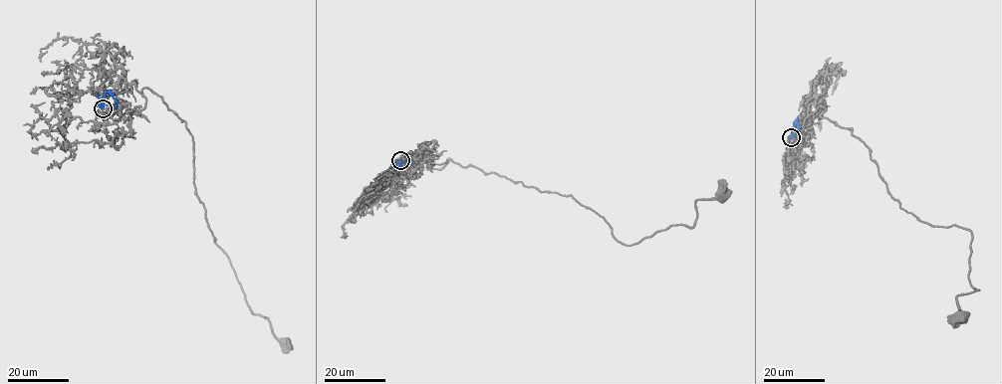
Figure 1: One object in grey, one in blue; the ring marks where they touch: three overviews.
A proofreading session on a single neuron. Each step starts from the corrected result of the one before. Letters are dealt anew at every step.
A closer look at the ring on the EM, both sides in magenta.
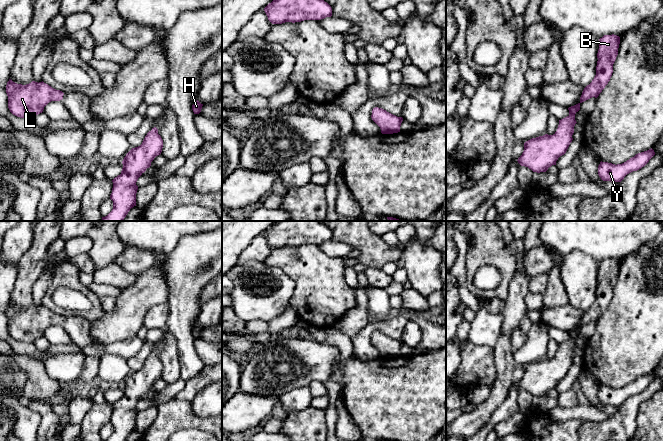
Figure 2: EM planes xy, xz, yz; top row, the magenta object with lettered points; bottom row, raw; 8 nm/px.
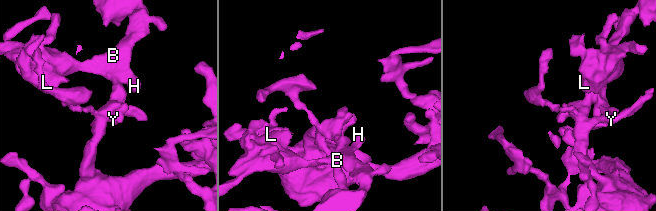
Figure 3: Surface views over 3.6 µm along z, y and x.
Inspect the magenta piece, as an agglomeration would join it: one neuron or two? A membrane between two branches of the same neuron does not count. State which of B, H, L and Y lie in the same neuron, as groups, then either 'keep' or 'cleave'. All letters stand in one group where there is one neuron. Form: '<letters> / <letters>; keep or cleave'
B H L Y; keep

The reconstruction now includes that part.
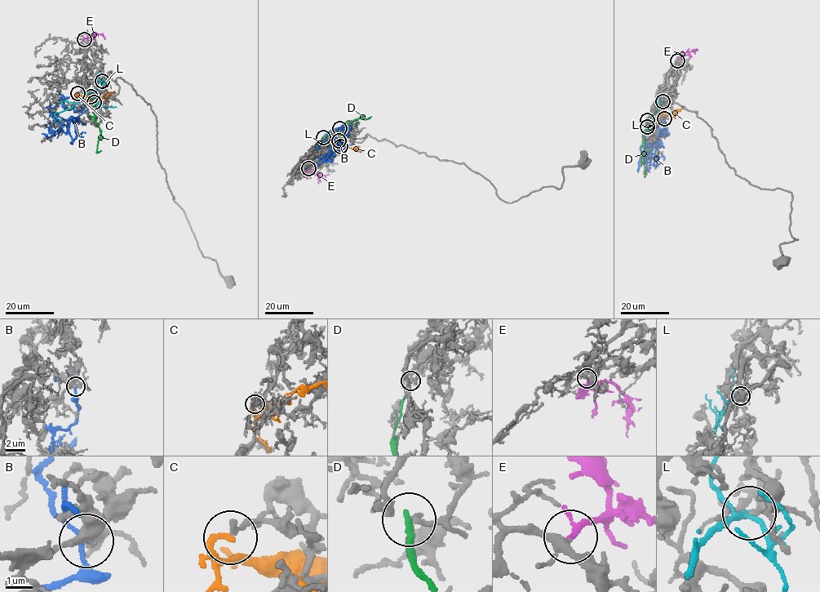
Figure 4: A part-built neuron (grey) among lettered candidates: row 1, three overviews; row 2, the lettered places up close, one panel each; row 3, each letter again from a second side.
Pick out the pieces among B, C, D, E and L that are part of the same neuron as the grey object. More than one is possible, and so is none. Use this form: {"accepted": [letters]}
{"accepted": ["E"]}

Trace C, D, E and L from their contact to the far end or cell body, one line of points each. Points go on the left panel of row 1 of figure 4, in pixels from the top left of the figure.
C: (77, 93), (82, 95), (98, 94), (102, 98), (113, 91)
D: (94, 102), (95, 121), (100, 135), (97, 151), (101, 151)
E: (84, 39), (96, 34), (101, 34), (104, 39)
L: (102, 81), (94, 91), (54, 117), (56, 121), (62, 118)

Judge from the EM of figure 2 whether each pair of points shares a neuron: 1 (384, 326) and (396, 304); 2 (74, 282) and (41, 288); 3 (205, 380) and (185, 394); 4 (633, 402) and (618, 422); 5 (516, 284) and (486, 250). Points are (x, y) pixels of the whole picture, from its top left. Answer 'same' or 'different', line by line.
1: different
2: different
3: same
4: same
5: different

